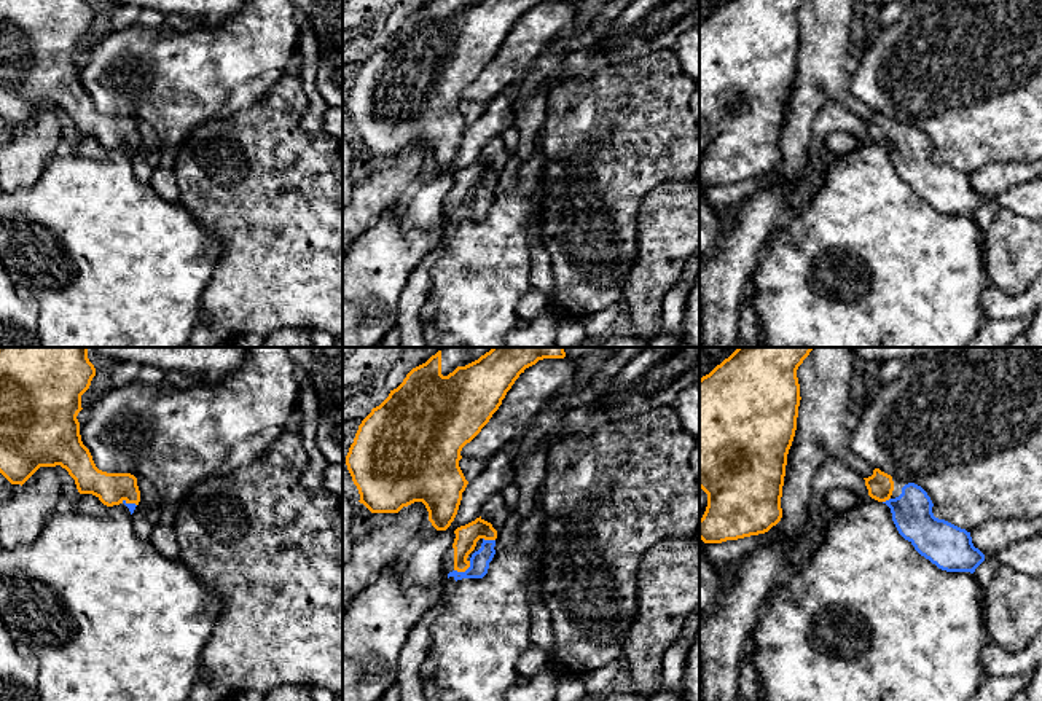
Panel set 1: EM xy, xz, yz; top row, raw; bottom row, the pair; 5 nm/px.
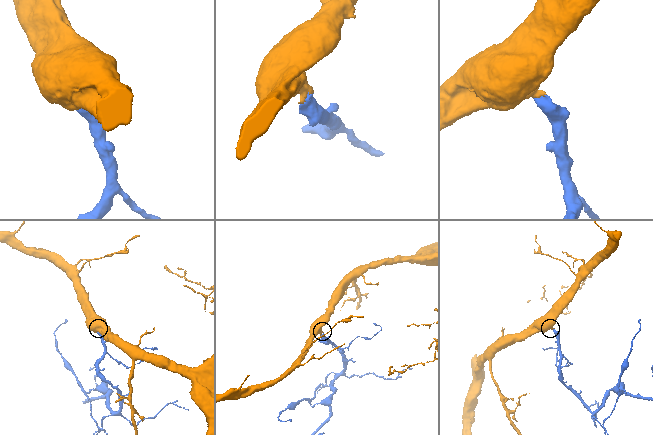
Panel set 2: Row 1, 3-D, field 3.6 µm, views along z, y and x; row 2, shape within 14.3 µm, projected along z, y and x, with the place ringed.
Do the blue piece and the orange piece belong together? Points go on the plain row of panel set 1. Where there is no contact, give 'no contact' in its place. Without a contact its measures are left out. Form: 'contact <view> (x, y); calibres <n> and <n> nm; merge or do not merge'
contact xz (466, 214); calibres 100 and 120 nm; merge

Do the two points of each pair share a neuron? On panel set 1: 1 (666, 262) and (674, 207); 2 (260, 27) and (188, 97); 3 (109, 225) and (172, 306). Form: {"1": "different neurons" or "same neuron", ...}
{"1": "same neuron", "2": "same neuron", "3": "same neuron"}

